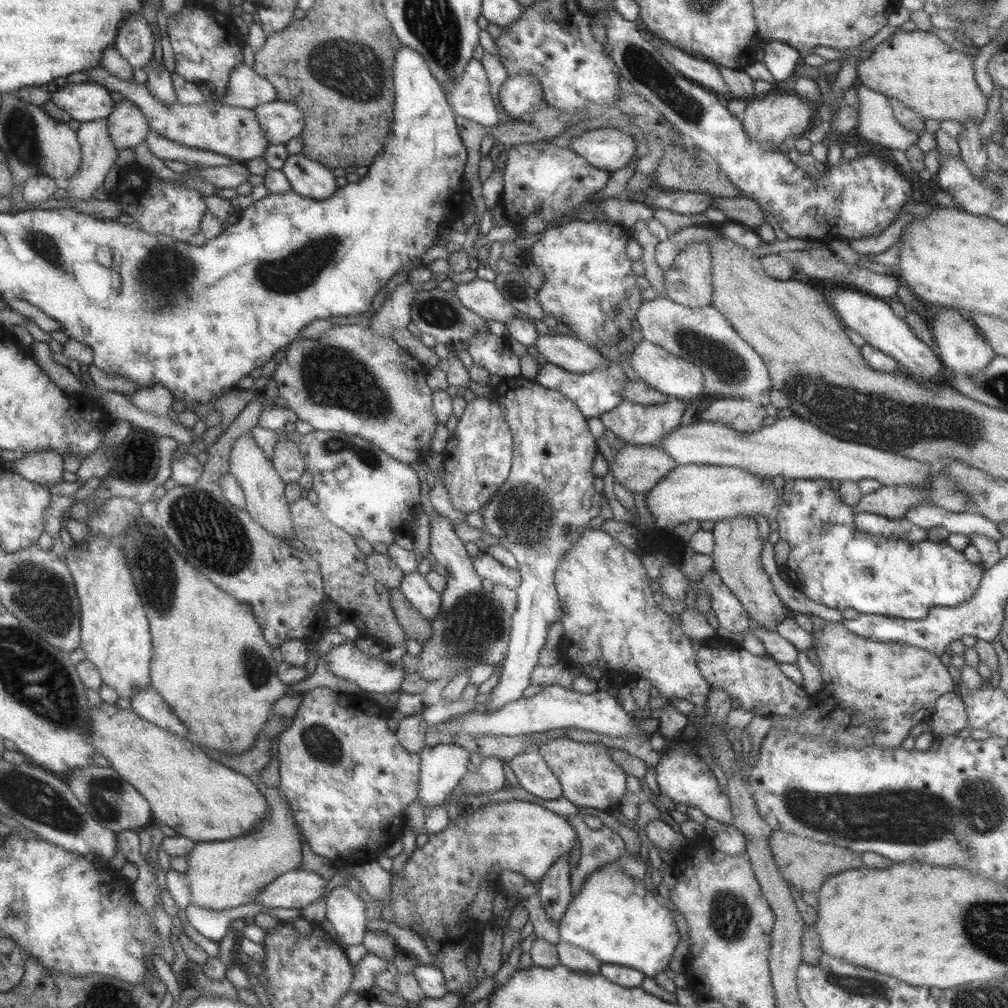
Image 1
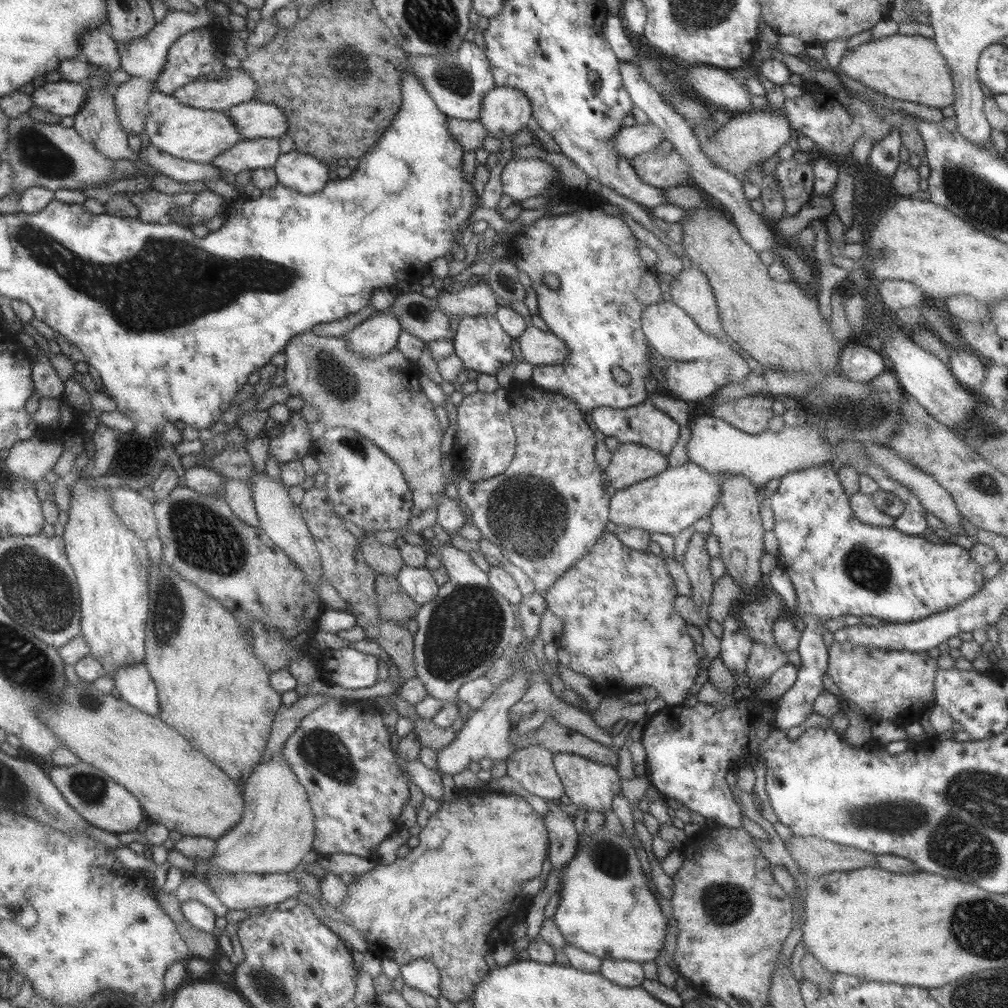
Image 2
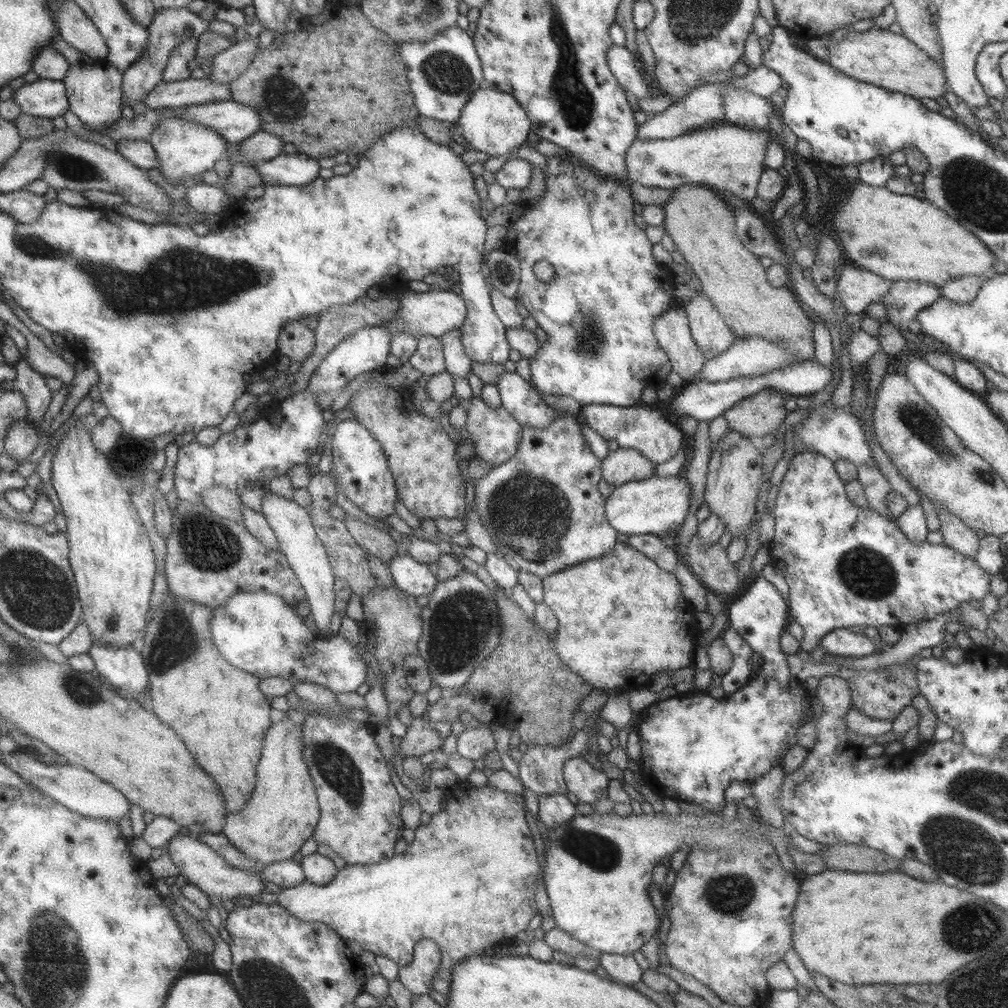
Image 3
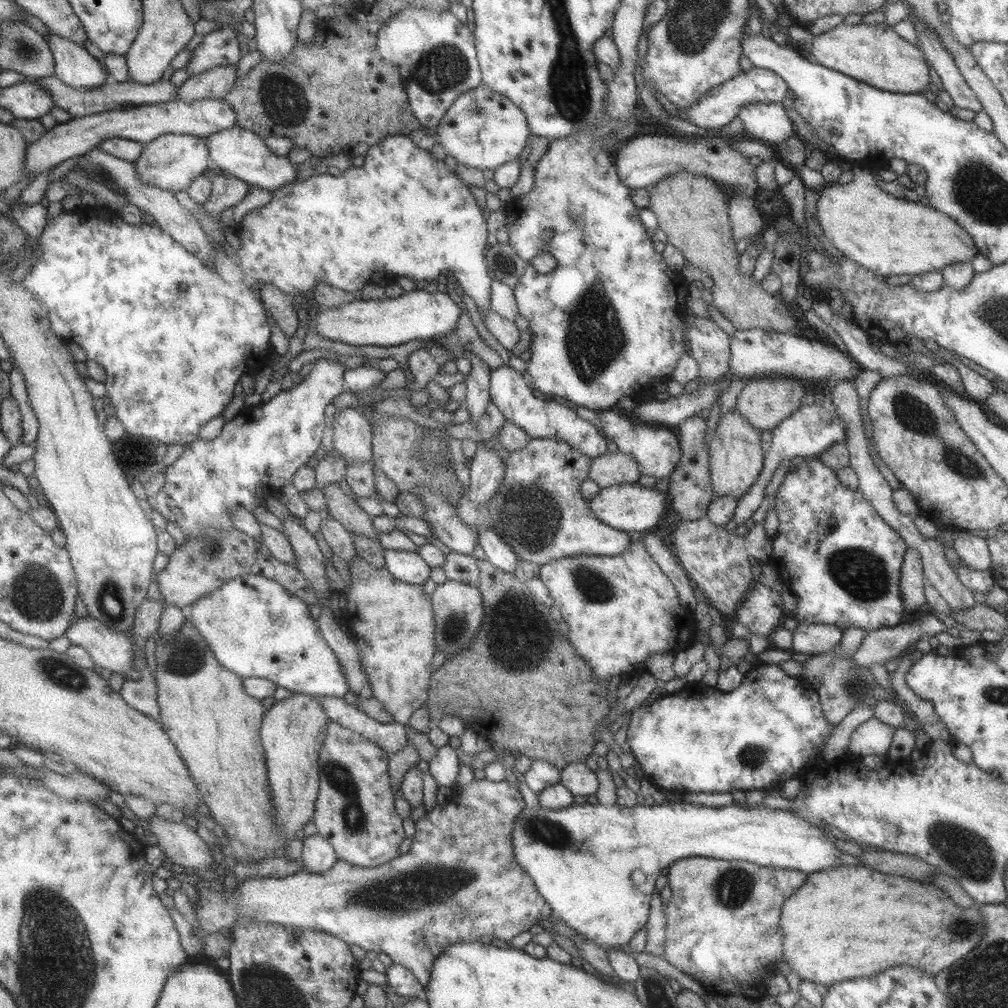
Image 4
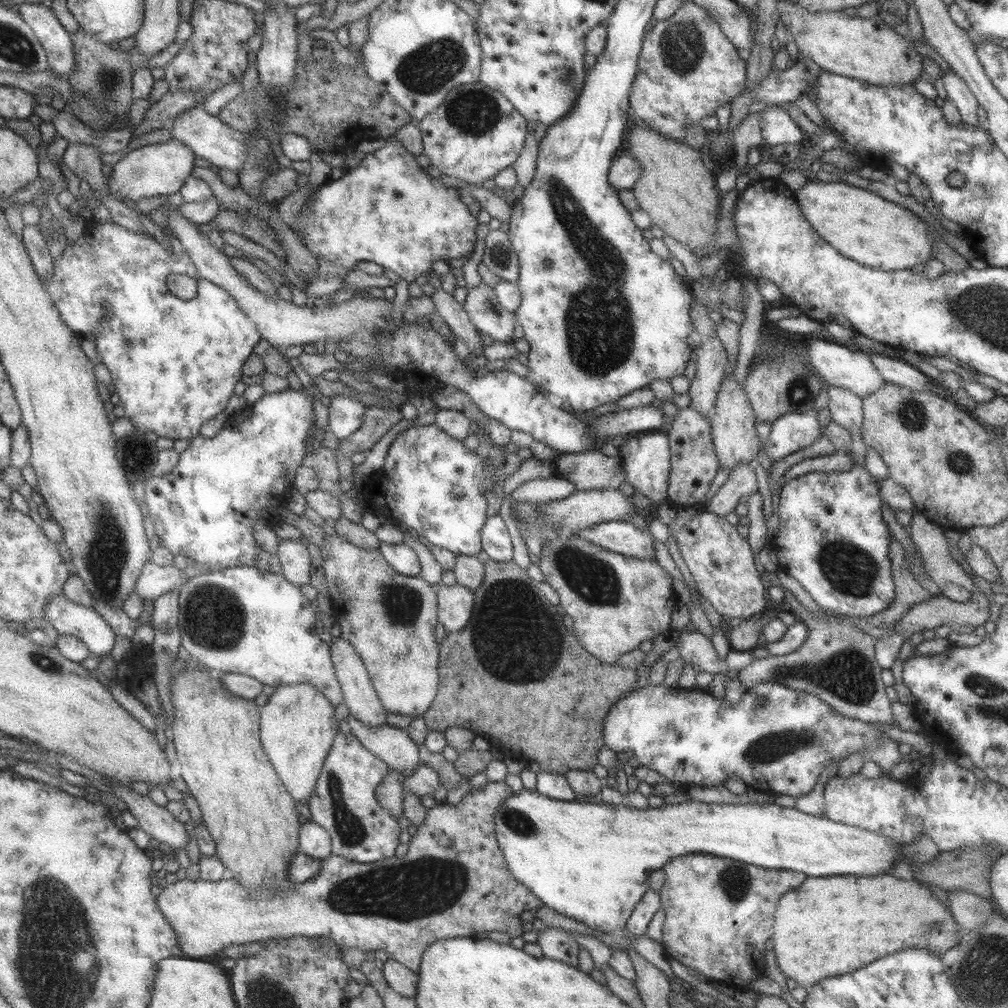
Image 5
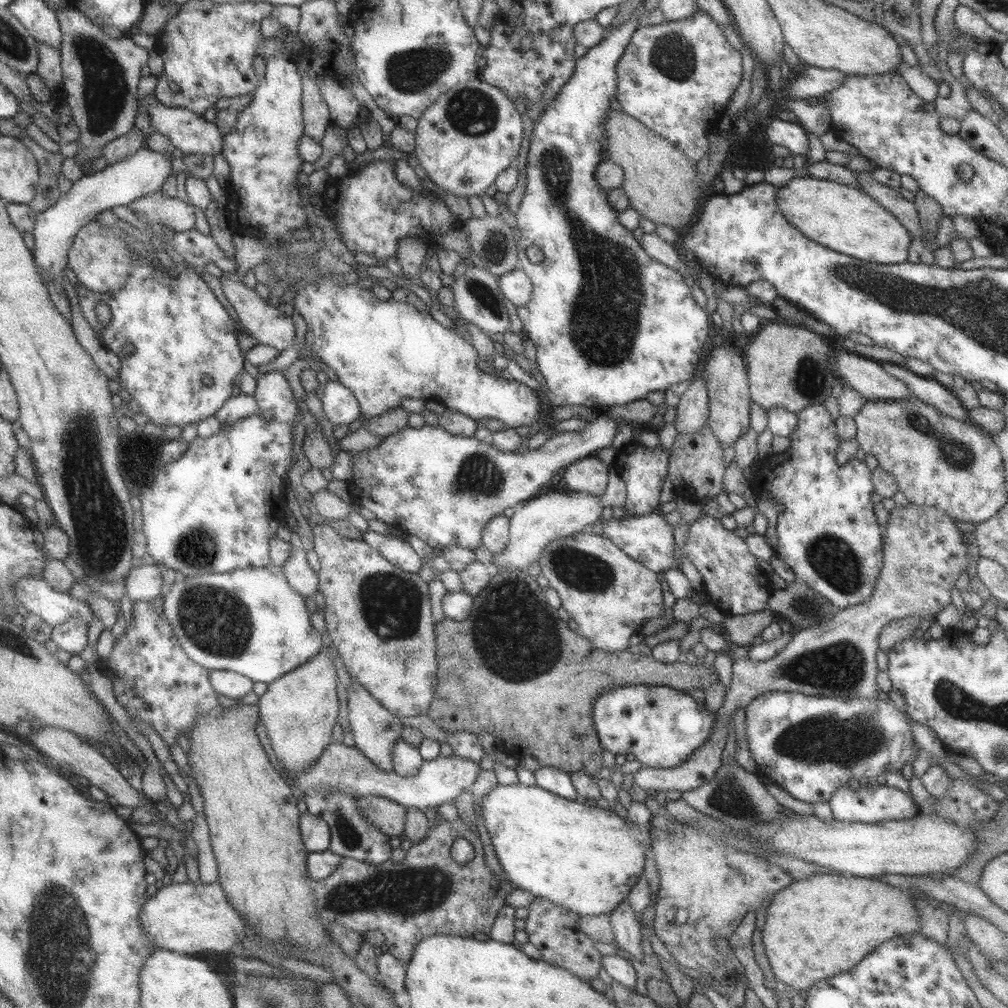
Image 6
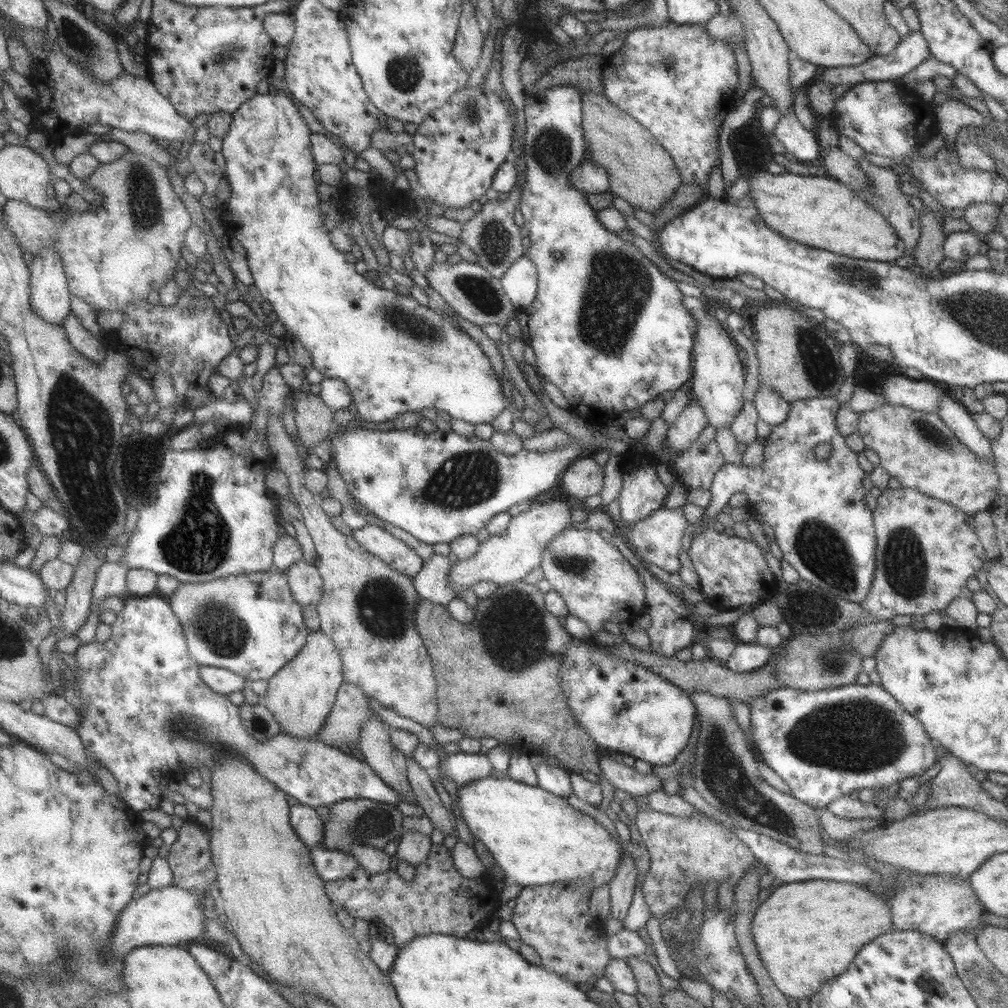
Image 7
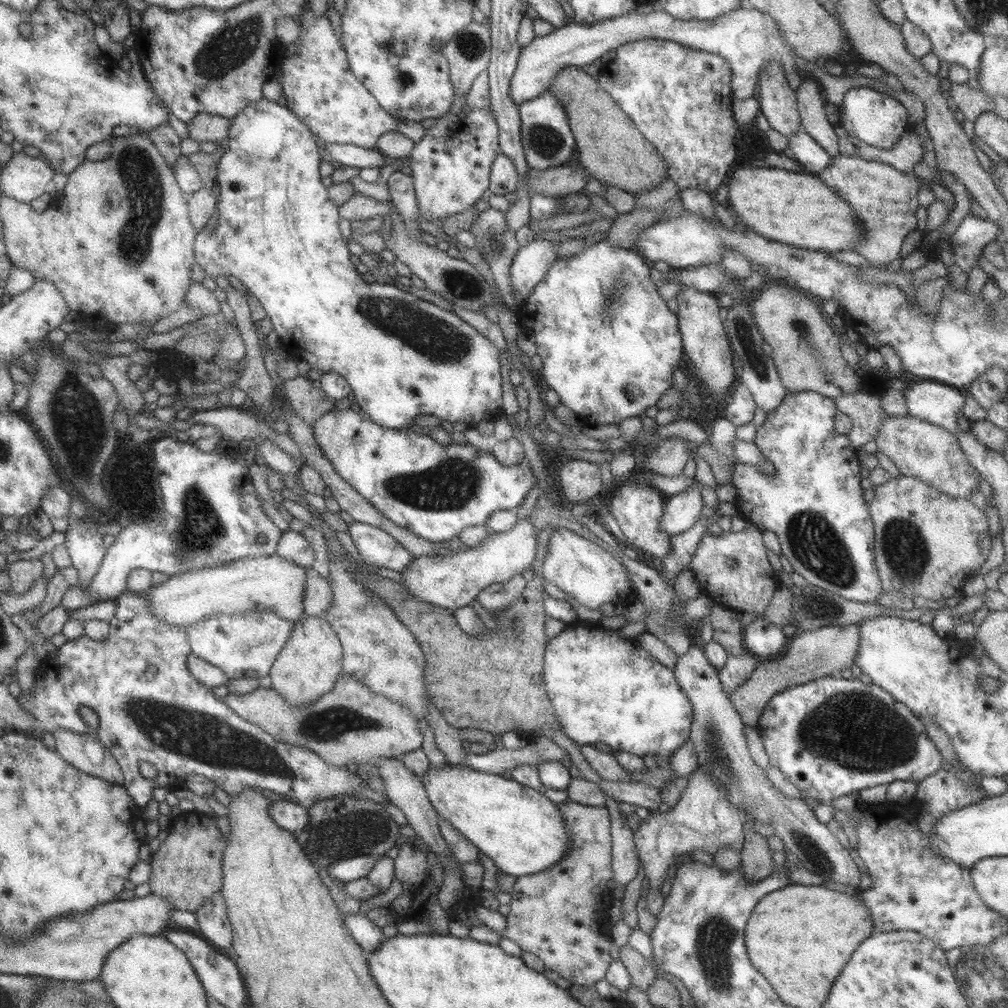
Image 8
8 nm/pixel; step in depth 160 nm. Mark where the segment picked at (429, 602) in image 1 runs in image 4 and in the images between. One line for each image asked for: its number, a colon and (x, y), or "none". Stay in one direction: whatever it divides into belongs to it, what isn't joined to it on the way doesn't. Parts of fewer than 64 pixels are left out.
2: (417, 582)
3: (412, 577)
4: (407, 566)

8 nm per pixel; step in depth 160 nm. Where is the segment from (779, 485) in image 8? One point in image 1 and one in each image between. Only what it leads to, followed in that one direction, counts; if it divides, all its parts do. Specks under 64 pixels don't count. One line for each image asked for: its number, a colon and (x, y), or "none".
1: (830, 561)
2: (838, 566)
3: (844, 566)
4: (841, 561)
5: (831, 539)
6: (827, 534)
7: (816, 508)

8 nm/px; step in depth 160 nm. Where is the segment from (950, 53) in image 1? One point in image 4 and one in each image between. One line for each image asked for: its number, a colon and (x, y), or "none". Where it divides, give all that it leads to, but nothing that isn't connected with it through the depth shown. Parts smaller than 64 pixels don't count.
2: (904, 67)
3: (887, 60)
4: (874, 54)

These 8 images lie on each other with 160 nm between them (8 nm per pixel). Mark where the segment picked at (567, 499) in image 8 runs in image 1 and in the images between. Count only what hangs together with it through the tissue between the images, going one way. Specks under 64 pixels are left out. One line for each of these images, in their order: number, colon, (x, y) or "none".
1: (637, 468)
2: (630, 463)
3: (620, 466)
4: (608, 469)
5: (590, 470)
6: (589, 475)
7: (583, 477)

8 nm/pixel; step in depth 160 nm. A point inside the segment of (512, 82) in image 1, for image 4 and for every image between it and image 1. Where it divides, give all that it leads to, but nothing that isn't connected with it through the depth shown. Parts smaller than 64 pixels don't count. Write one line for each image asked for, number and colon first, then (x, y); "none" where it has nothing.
2: (504, 111)
3: (491, 122)
4: (482, 129)

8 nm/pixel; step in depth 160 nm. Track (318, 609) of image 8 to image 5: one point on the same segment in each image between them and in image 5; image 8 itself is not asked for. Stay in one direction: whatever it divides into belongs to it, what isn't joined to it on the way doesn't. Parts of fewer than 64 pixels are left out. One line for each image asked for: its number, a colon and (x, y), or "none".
5: (294, 561)
6: (304, 581)
7: (304, 582)

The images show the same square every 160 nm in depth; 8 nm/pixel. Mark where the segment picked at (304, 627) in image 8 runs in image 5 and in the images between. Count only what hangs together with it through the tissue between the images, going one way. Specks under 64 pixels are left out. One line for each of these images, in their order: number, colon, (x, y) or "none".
5: (297, 726)
6: (299, 709)
7: (299, 695)

